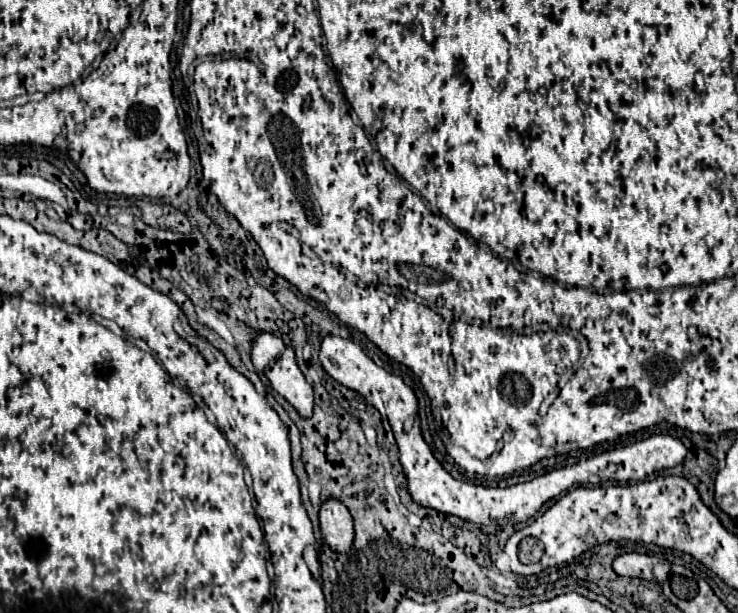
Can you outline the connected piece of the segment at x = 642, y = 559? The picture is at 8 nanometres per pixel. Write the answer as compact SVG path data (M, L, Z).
M637 552L621 554L613 562L613 570L619 576L629 576L629 578L637 576L637 578L643 578L643 580L657 580L653 576L653 560L647 554L637 554Z

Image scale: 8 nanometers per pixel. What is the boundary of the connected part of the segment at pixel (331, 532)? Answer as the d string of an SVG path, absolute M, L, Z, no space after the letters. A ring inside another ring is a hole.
M327 498L319 510L321 534L335 552L347 552L353 542L353 518L349 510L337 500Z

